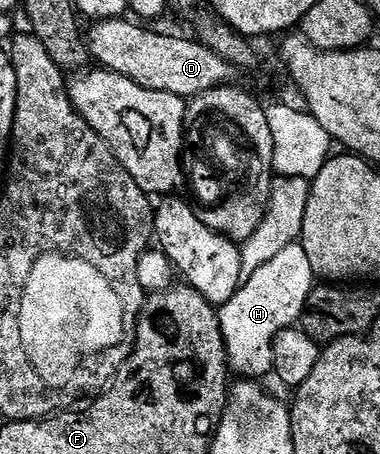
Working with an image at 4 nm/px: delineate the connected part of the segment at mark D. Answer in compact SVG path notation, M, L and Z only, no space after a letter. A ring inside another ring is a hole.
M128 17L102 19L93 22L91 24L92 28L87 28L88 54L95 62L96 59L100 62L97 64L103 70L111 71L113 75L126 77L151 91L174 93L179 99L185 101L191 100L193 97L206 93L215 87L227 87L235 80L232 78L238 75L237 68L229 65L222 57L218 57L218 53L206 49L206 45L202 45L195 38L183 39L180 35L163 35L160 31L151 31L148 28L151 26L141 25L139 22L136 22L137 24L131 23L131 21L136 22Z

